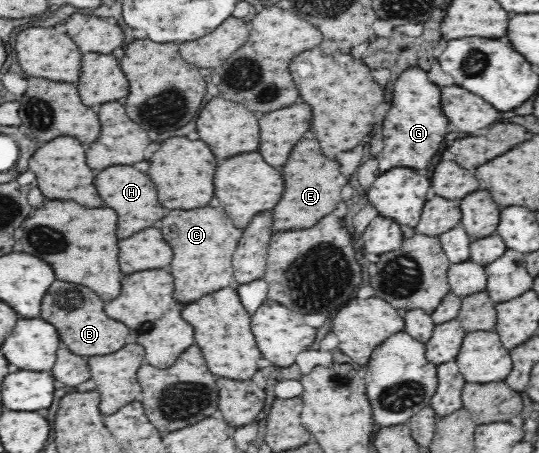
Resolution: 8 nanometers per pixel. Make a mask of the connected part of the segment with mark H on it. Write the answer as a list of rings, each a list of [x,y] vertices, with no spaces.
[[[114,165],[110,169],[100,171],[96,175],[96,189],[98,195],[104,199],[106,207],[116,209],[118,213],[118,239],[126,239],[146,227],[152,227],[158,219],[164,217],[154,183],[148,179],[146,173],[136,171],[130,165]]]

